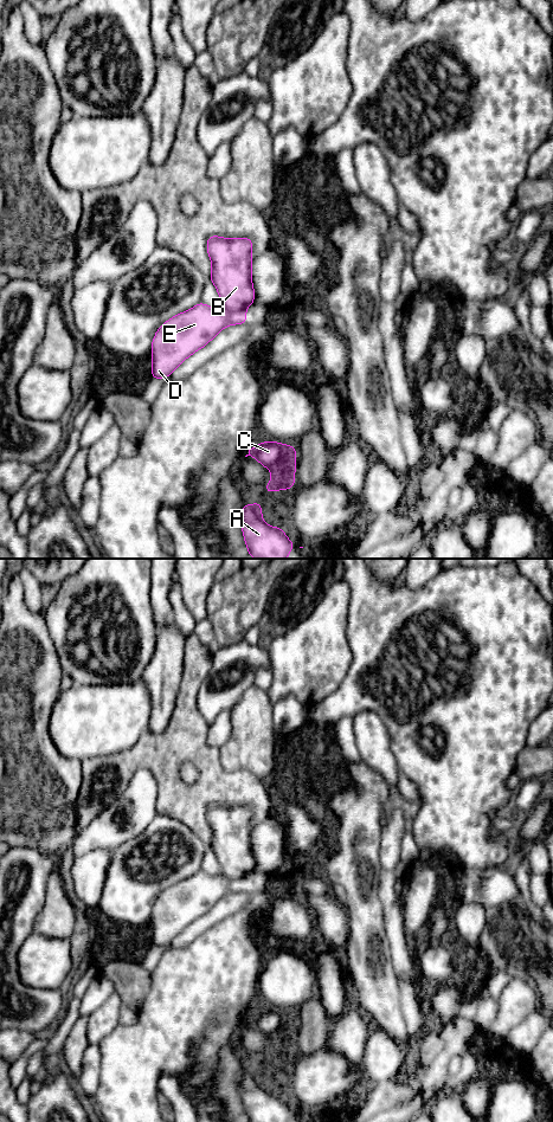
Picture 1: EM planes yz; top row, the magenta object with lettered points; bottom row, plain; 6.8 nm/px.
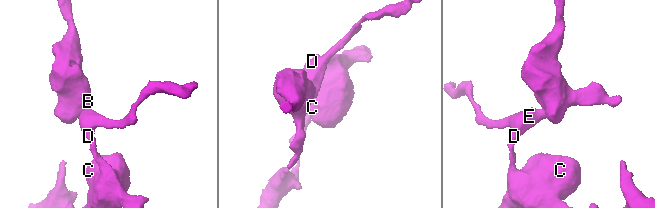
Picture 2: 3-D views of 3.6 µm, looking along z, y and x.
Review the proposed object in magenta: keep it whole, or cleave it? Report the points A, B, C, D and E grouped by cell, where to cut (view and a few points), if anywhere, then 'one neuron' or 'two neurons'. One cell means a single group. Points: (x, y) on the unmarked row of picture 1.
groups A C D E / B; cut yz (225, 874), (231, 878), (244, 877); two neurons

